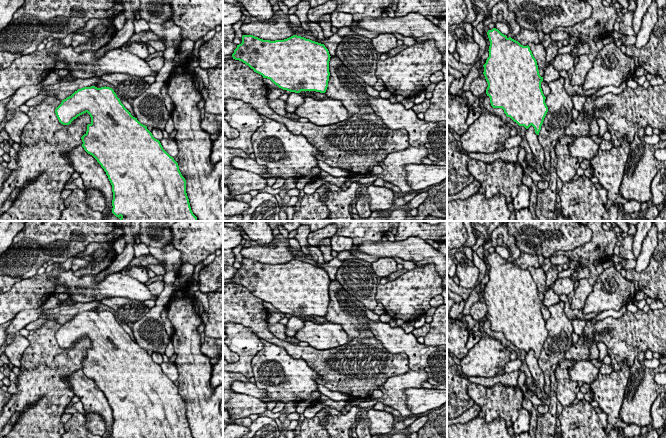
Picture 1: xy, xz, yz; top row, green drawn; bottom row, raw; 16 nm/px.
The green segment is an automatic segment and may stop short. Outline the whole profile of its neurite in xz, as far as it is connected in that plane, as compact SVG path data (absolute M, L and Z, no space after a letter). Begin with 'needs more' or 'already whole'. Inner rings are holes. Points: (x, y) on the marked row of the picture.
already whole; M243 35L232 57L283 90L325 93L328 87L331 57L328 49L301 36L270 41Z

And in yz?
already whole; M493 28L487 32L490 46L484 67L487 96L493 108L502 108L519 126L531 125L539 135L548 112L537 61L530 47Z

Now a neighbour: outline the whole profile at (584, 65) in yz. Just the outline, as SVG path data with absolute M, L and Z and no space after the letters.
M582 54L579 56L579 62L575 66L574 72L571 78L571 85L582 86L585 77L589 70L593 67L593 62L589 60L587 54Z

